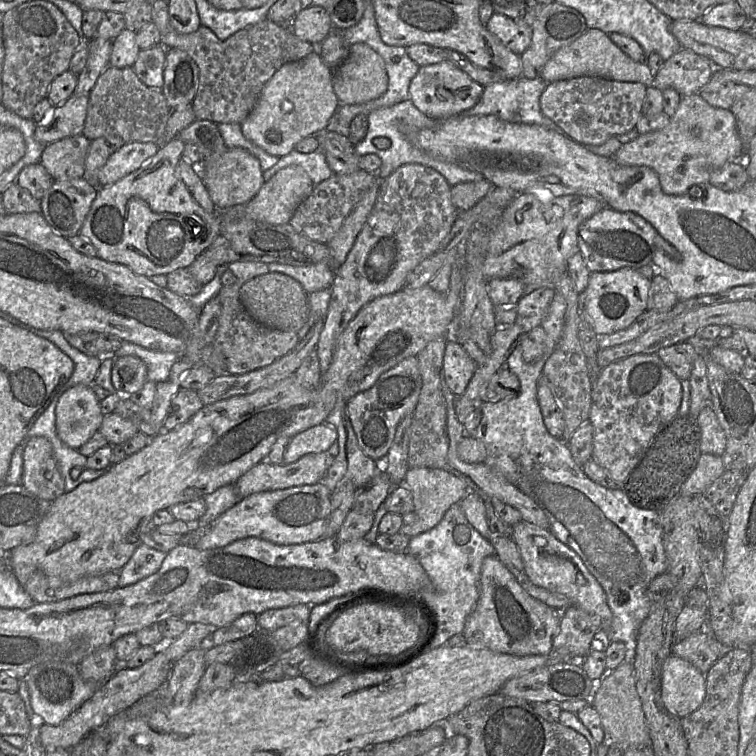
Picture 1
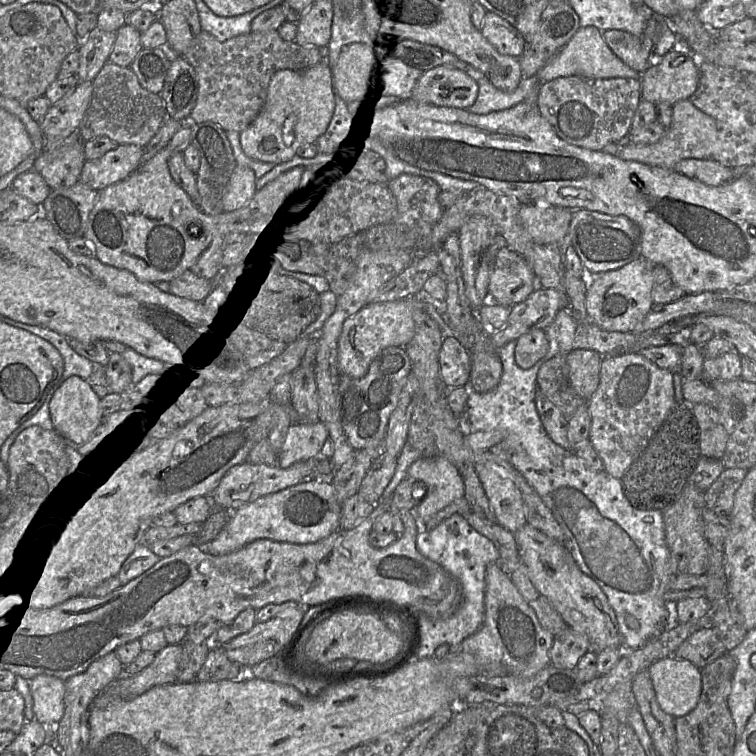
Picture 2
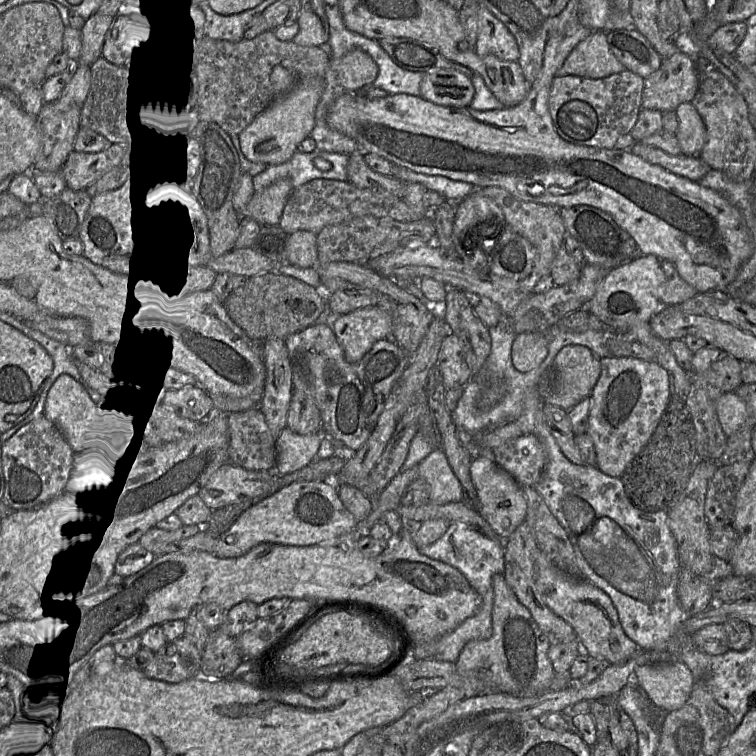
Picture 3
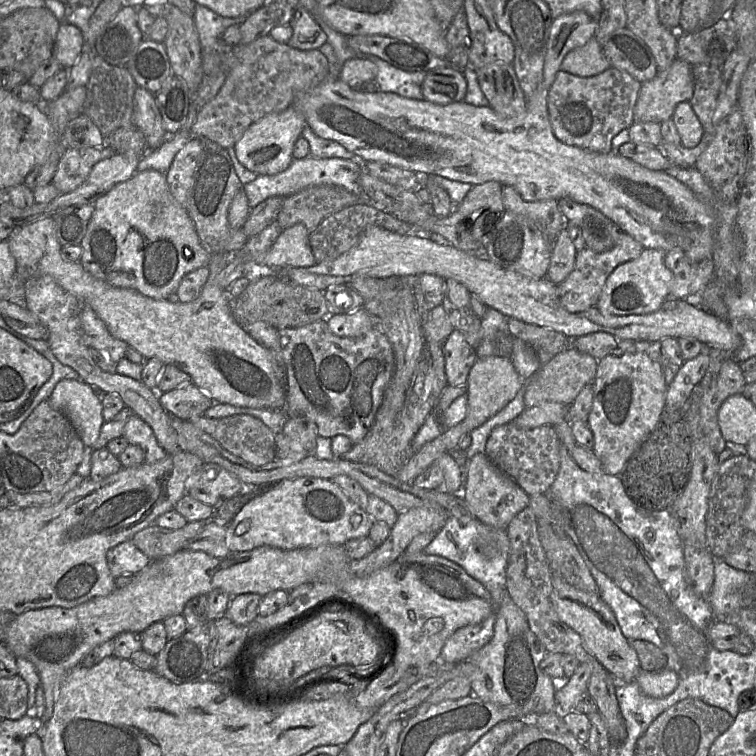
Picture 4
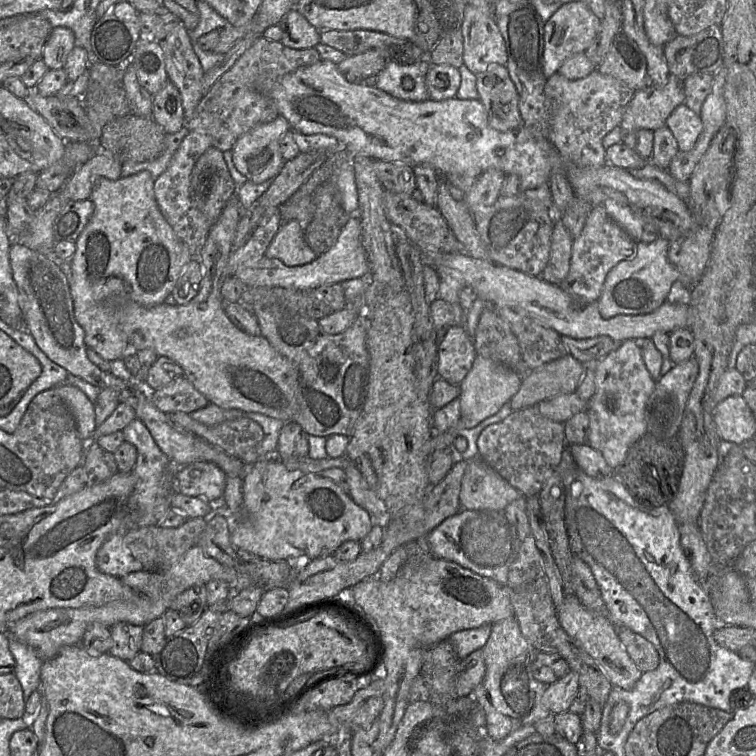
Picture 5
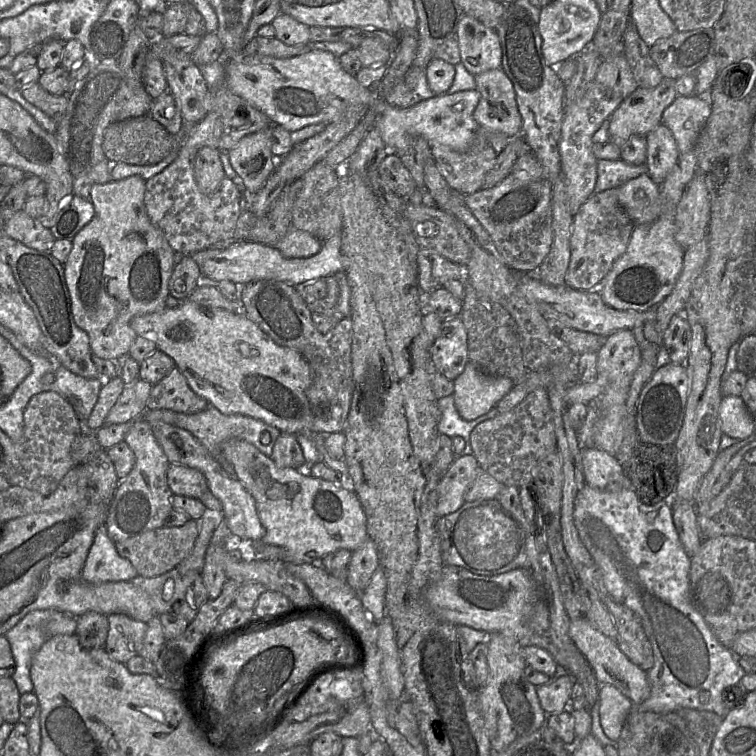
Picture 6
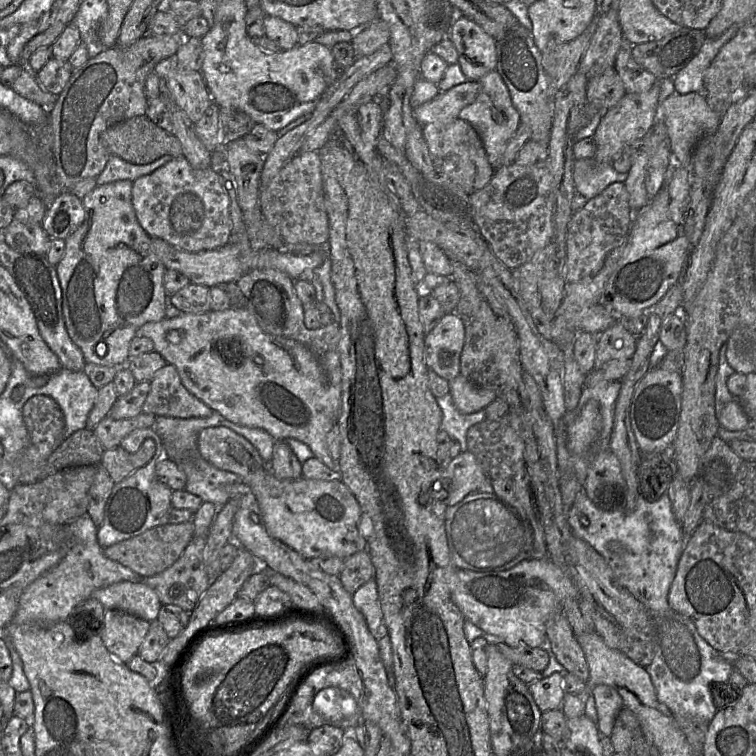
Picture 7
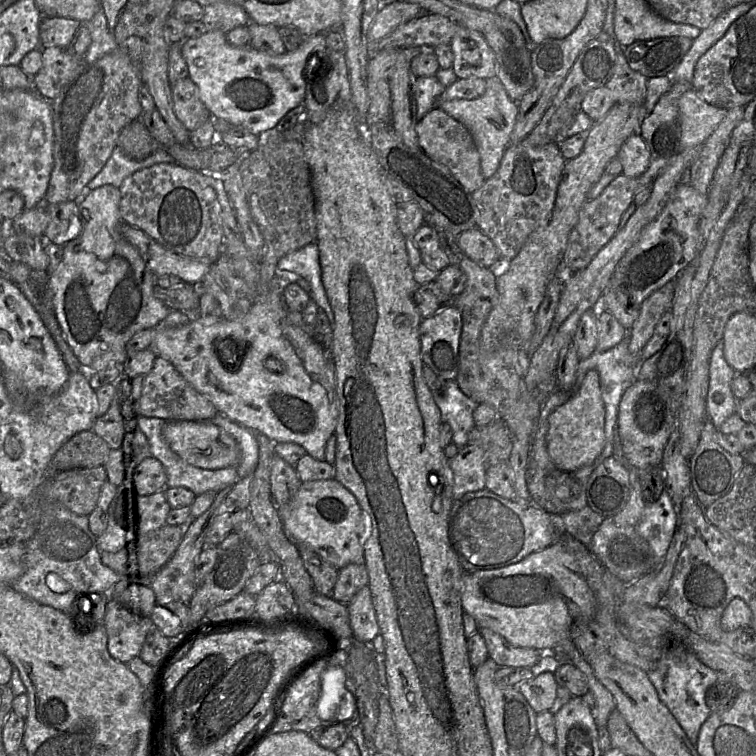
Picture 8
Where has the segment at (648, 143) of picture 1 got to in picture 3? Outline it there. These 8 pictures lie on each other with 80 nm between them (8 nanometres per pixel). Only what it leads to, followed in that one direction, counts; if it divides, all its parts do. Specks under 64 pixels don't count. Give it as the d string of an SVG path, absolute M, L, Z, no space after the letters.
M690 102L681 103L675 114L678 120L675 137L681 155L698 156L706 142L706 127L700 114Z

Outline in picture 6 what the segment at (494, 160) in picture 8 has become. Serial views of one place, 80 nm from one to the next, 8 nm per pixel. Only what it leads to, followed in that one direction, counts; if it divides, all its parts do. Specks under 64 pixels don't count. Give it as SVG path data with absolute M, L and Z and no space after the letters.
M491 69L475 75L480 93L473 118L485 133L502 133L510 138L521 134L522 118L512 82L503 69Z

